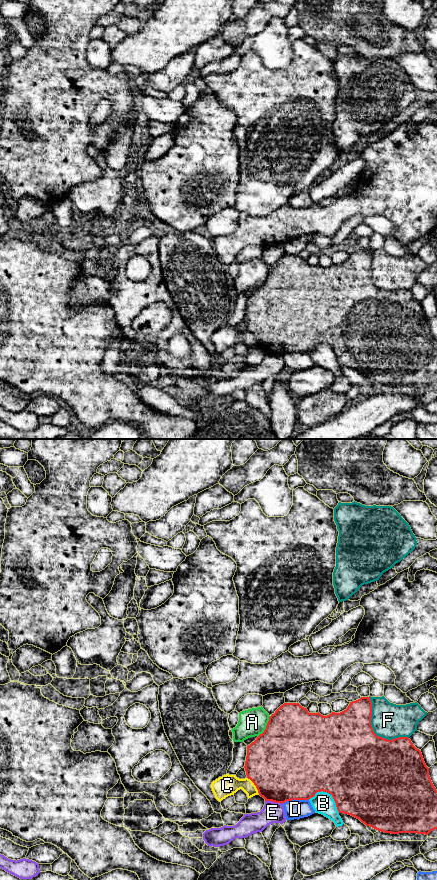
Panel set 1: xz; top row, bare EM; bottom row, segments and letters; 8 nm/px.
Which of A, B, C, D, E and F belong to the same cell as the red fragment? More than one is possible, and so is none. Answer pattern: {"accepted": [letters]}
{"accepted": []}

